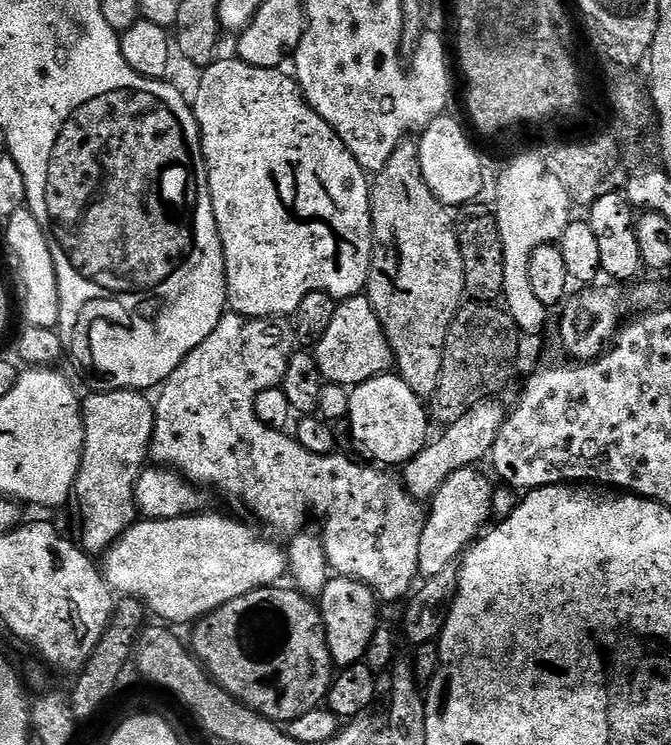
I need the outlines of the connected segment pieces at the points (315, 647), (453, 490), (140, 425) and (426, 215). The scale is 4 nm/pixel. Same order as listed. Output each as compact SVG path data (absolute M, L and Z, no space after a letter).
M282 587L256 589L242 598L234 598L234 602L226 602L226 606L195 625L190 648L208 675L235 700L270 721L291 722L325 703L334 665L319 607L291 587Z
M476 466L454 470L454 474L450 474L450 478L447 478L441 489L432 496L422 530L422 542L418 542L418 570L424 580L440 574L446 566L456 564L485 531L489 523L487 520L493 519L494 484L491 479L488 481L480 470Z
M127 388L113 392L93 391L92 396L84 396L82 411L84 414L84 449L82 462L78 466L78 478L72 487L71 499L76 500L76 512L80 515L80 537L78 543L89 554L103 554L126 529L132 527L138 519L135 504L135 486L141 472L150 460L156 405L147 400L140 390Z
M405 142L395 148L386 166L372 180L371 198L372 252L371 270L365 291L374 312L382 324L388 345L391 346L393 363L404 382L420 396L429 399L437 390L441 376L446 334L456 317L457 310L463 307L465 293L465 270L459 233L452 222L449 209L434 198L433 192L422 178L419 145Z

